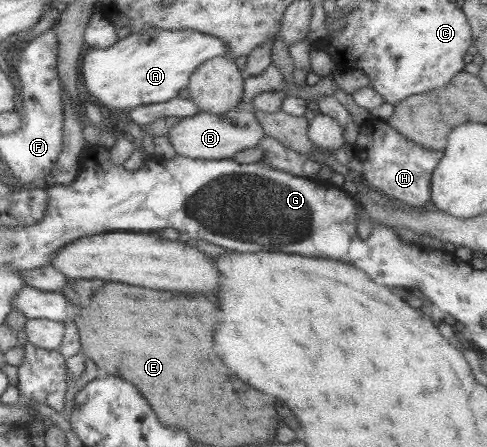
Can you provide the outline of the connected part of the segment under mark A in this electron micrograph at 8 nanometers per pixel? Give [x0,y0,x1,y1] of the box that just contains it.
[81,28,227,113]

